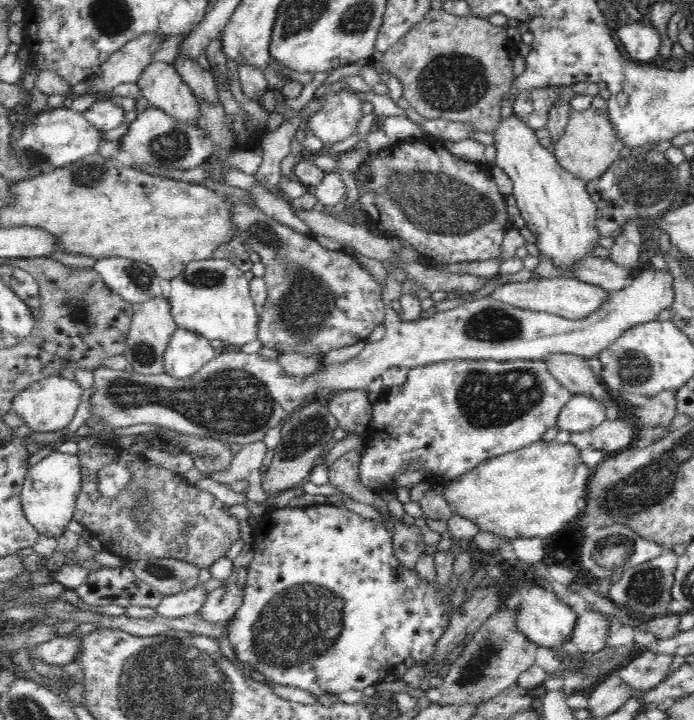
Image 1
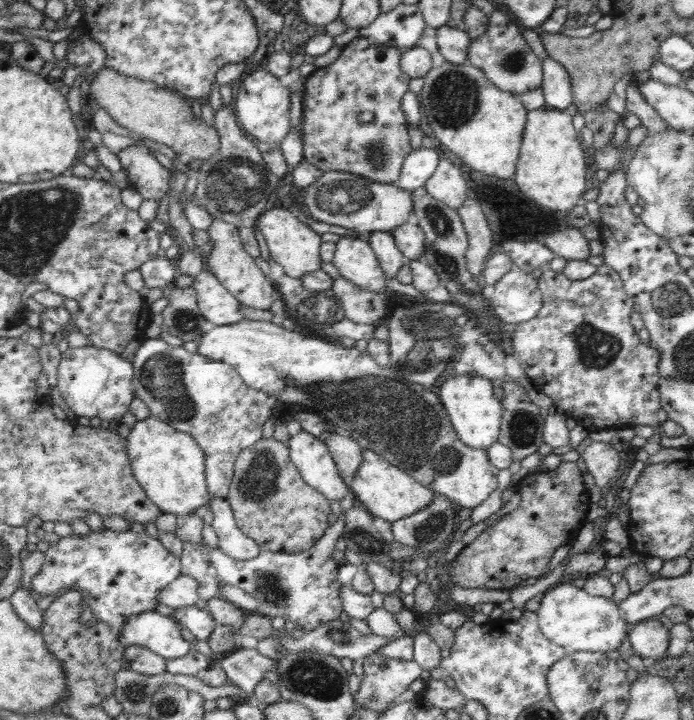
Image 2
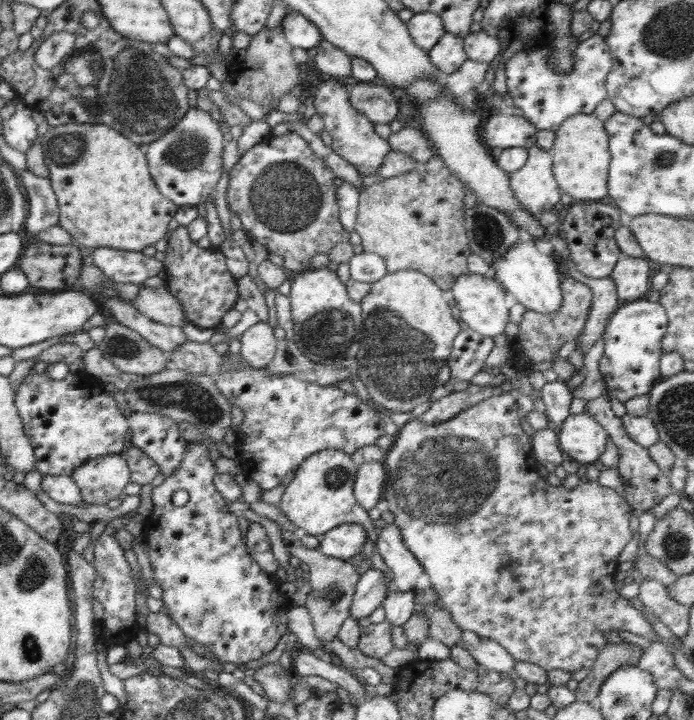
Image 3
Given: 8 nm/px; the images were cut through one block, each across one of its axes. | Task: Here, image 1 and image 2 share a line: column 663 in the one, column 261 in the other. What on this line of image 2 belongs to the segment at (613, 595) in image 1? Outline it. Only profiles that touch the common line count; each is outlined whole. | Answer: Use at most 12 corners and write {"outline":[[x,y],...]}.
{"outline":[[345,518],[298,554],[236,560],[204,541],[217,577],[257,614],[310,631],[339,620],[332,554]]}

